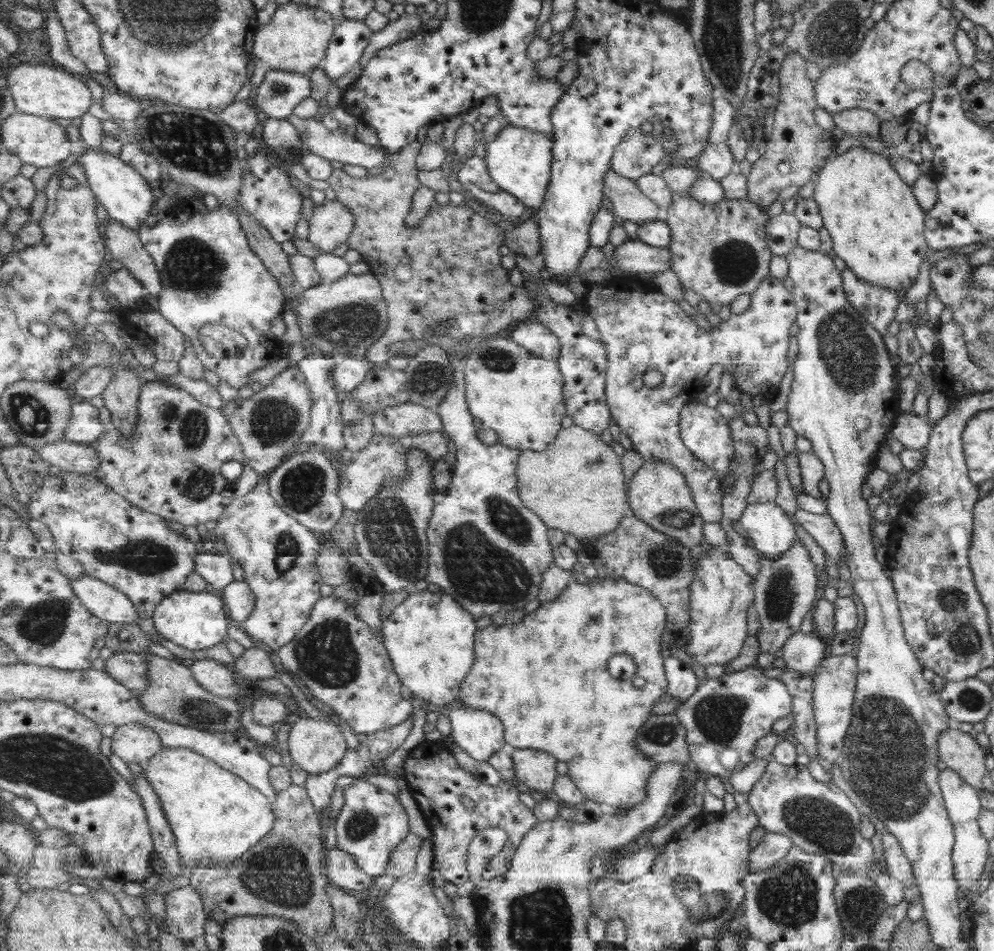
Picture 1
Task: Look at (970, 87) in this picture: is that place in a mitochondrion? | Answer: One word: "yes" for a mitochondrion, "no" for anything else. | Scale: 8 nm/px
no

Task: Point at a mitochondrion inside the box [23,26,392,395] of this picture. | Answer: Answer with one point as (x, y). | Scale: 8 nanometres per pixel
(197, 144)

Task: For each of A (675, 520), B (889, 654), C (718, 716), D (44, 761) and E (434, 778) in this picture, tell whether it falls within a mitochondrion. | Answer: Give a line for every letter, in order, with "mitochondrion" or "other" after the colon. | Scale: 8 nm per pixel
A: mitochondrion
B: other
C: mitochondrion
D: mitochondrion
E: other

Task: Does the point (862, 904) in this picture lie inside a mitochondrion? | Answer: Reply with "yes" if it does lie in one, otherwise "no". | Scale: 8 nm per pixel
yes

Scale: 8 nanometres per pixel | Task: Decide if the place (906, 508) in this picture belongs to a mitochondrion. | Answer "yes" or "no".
no

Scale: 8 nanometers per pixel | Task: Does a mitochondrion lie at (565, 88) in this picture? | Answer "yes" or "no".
no

